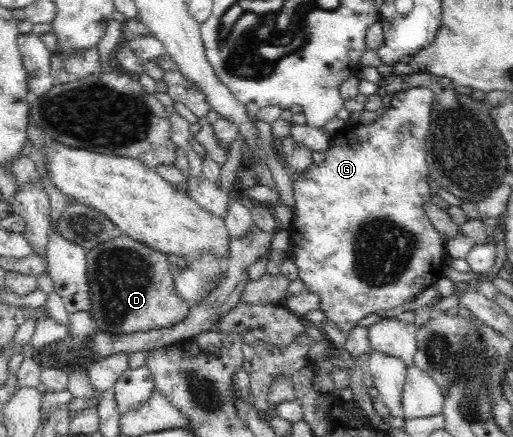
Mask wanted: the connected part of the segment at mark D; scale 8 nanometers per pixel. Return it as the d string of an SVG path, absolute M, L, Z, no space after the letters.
M122 233L115 239L88 249L90 314L97 330L117 334L145 332L153 327L170 327L185 320L190 304L175 291L171 264L163 254Z

